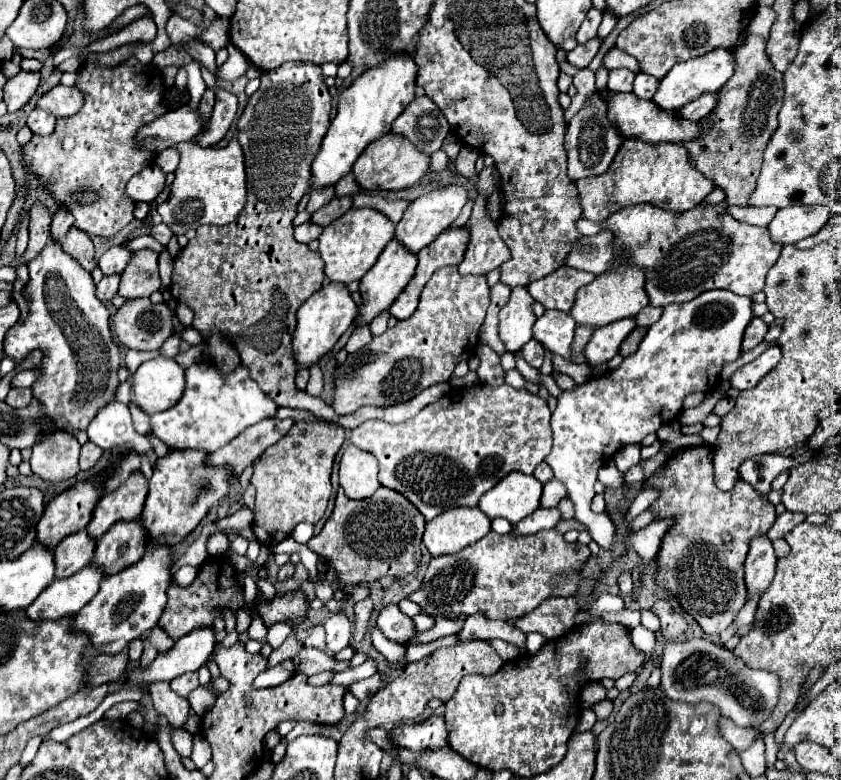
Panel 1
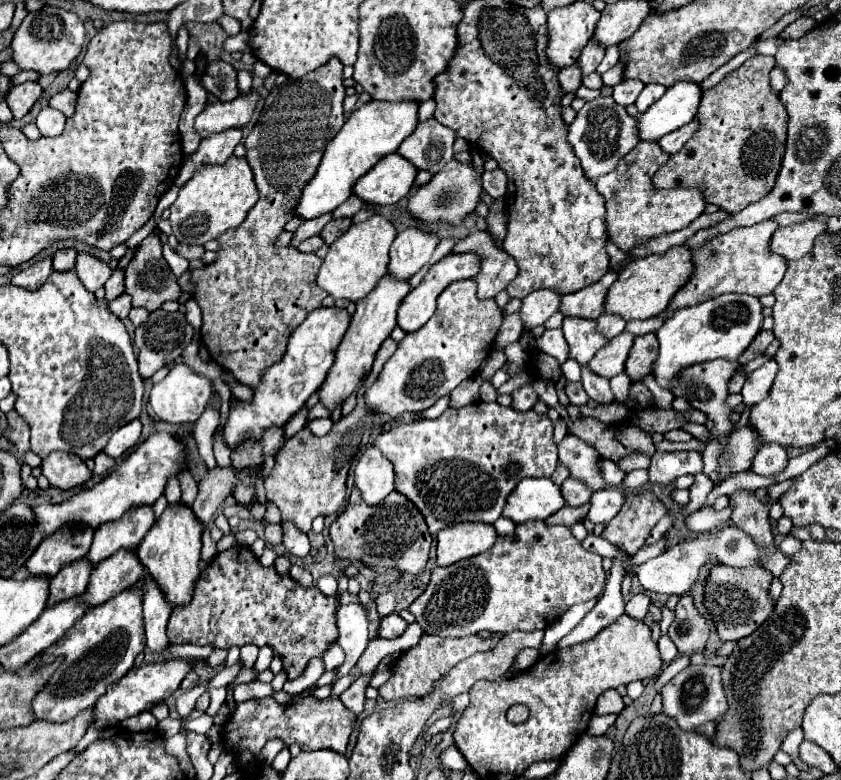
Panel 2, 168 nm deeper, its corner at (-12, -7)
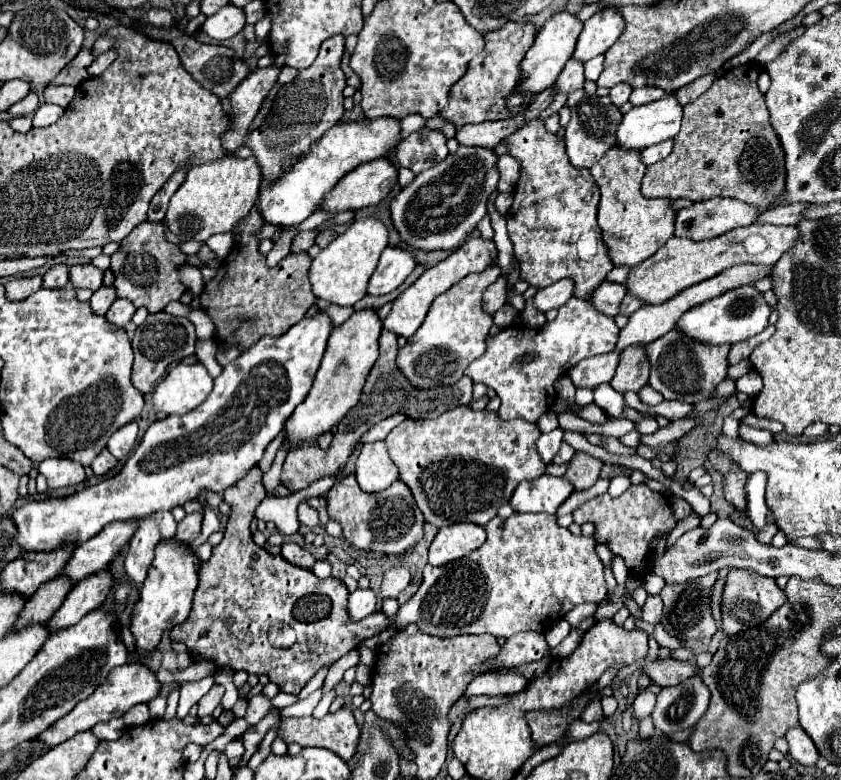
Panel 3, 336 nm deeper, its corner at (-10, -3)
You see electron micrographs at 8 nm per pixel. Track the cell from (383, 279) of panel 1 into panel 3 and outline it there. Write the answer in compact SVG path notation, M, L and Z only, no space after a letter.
M376 308L356 310L344 324L334 328L328 338L328 346L316 372L312 390L286 422L286 438L290 440L290 446L302 440L316 442L322 432L336 426L338 420L342 420L342 416L352 408L352 404L358 402L364 380L378 358L378 338L382 330L384 326Z

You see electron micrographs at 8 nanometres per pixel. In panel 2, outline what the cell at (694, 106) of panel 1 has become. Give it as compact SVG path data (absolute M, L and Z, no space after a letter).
M692 120L690 124L686 124L686 126L678 128L676 132L670 132L668 136L664 136L658 144L660 144L660 148L662 148L664 152L674 154L674 152L678 152L678 150L684 146L684 140L688 140L688 138L696 132L696 128L698 128L698 122L696 122L696 120Z

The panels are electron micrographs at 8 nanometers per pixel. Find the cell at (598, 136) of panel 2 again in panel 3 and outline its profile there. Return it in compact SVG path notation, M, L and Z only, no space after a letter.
M586 96L576 106L570 108L572 118L566 126L566 152L574 166L578 168L590 168L596 164L612 146L616 146L616 130L622 120L622 112L608 96Z

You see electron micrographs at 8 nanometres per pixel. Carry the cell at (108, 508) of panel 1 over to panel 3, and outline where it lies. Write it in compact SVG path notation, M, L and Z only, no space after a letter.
M126 520L126 522L114 522L102 528L94 540L86 540L72 552L72 560L66 564L64 572L74 582L80 582L88 574L94 574L102 568L106 568L114 556L130 544L130 538L134 536L134 530L138 528L138 520Z

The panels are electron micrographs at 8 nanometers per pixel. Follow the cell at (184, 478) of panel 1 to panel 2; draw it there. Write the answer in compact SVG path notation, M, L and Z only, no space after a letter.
M184 504L168 506L166 512L160 516L160 520L154 524L154 528L146 534L146 538L136 550L138 560L142 562L144 568L148 568L150 576L156 580L164 596L168 596L168 602L172 604L172 608L180 604L188 604L188 600L192 598L196 580L200 576L200 568L198 568L200 548L202 548L200 536L202 536L200 522L196 520L196 516L192 516L188 506Z

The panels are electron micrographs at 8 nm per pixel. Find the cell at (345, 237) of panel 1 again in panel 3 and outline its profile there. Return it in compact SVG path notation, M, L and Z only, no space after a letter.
M376 218L356 220L344 234L340 234L330 246L326 246L310 266L310 284L316 298L328 300L340 306L354 306L366 296L366 284L374 274L382 250L388 246L388 230Z

